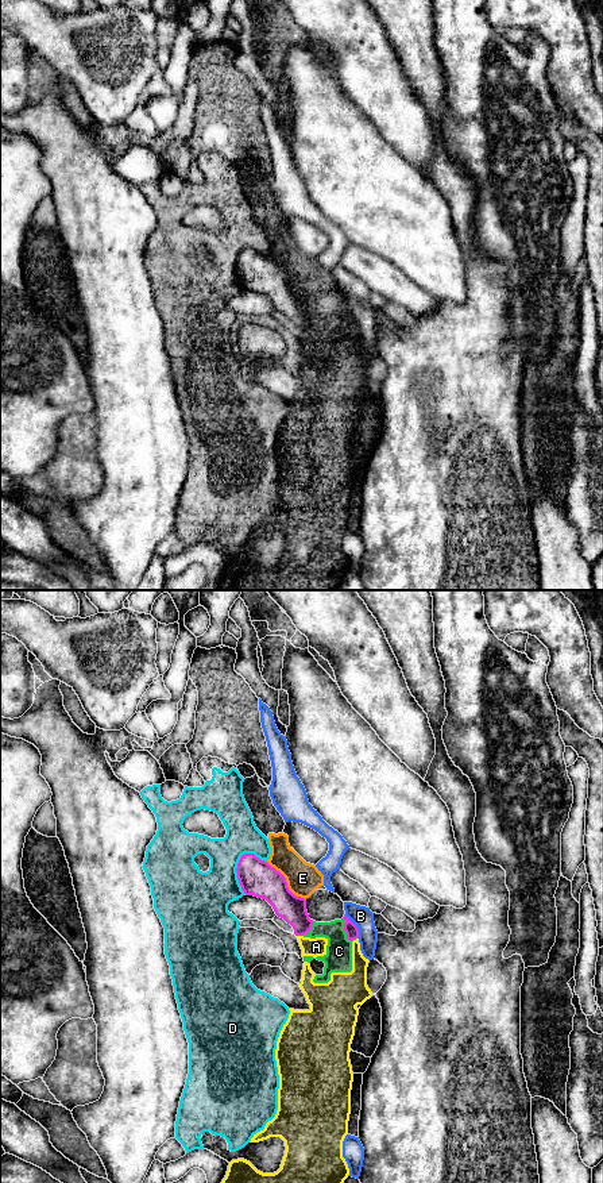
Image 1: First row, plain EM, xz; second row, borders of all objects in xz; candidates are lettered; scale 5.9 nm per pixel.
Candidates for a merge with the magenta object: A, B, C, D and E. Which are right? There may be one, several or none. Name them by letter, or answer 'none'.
none

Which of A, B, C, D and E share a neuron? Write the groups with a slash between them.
A C E / B / D

